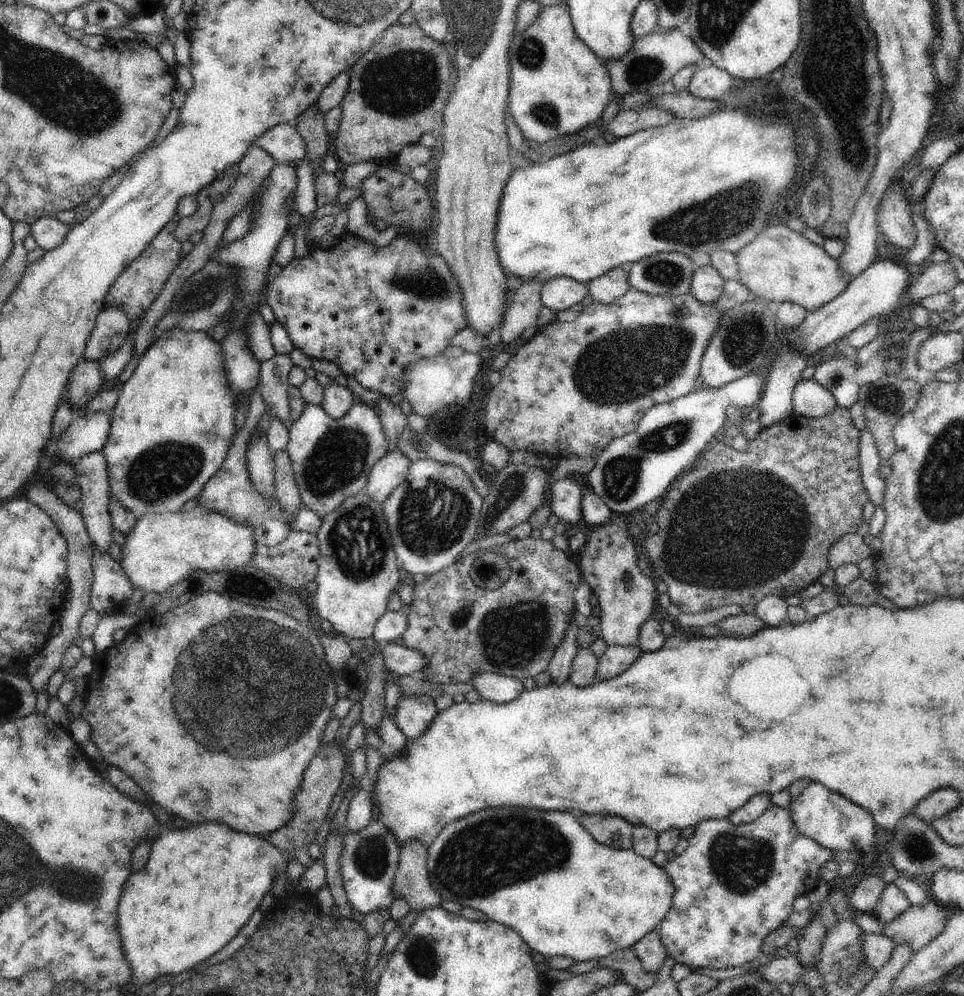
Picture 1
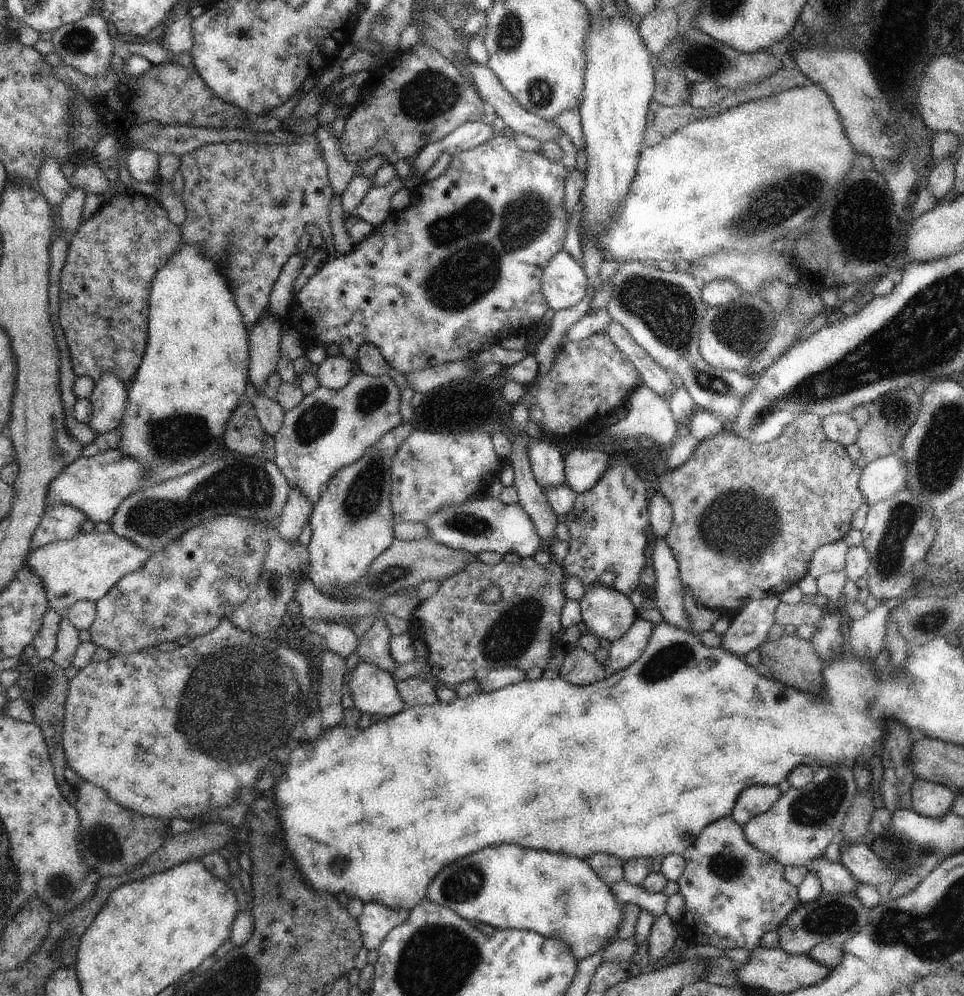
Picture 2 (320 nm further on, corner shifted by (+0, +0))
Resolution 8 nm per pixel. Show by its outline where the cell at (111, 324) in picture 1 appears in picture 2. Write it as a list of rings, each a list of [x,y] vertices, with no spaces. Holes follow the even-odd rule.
[[[112,373],[104,375],[89,397],[92,403],[91,421],[87,424],[96,435],[110,433],[121,424],[127,407],[128,390]]]

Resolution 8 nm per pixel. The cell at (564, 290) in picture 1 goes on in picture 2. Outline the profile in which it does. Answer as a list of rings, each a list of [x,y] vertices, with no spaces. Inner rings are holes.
[[[562,249],[554,254],[544,267],[541,283],[549,308],[558,312],[558,310],[566,310],[566,308],[576,306],[586,296],[586,289],[592,284],[592,281],[586,277],[583,264],[576,263],[574,258]]]

